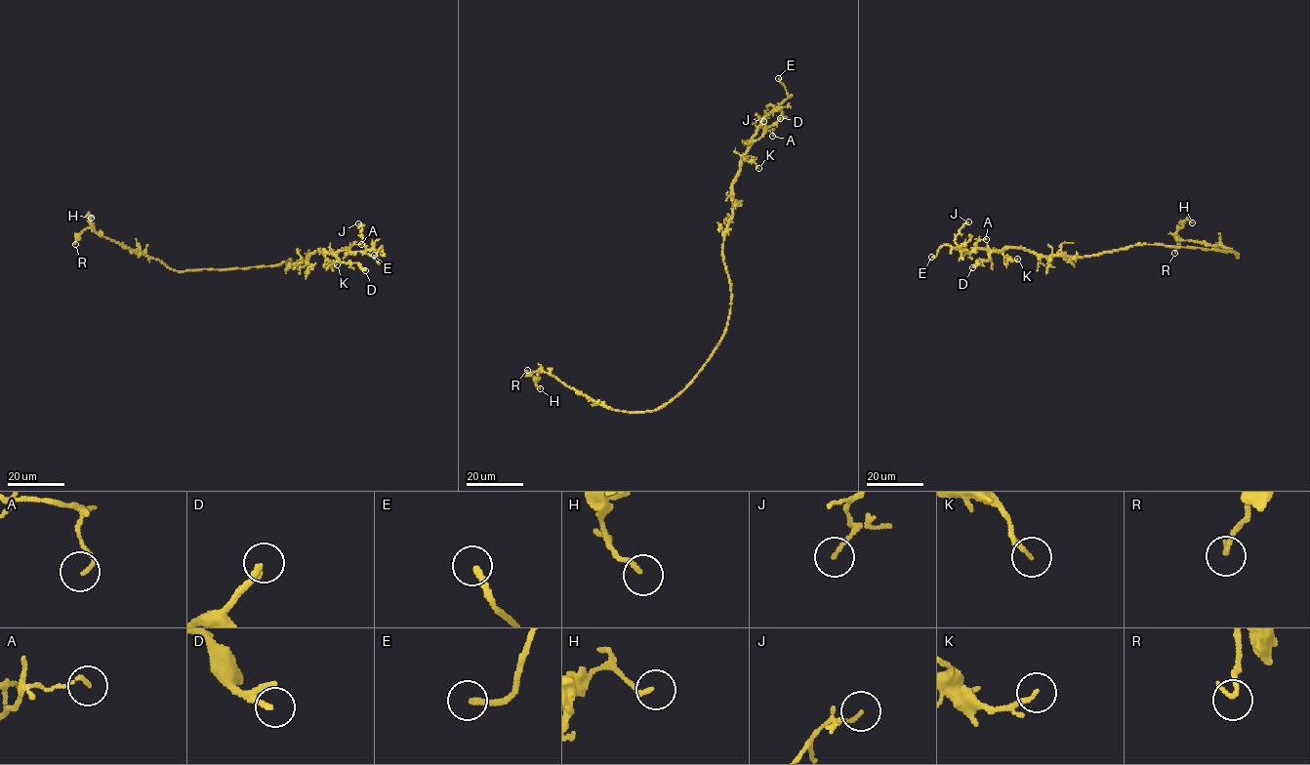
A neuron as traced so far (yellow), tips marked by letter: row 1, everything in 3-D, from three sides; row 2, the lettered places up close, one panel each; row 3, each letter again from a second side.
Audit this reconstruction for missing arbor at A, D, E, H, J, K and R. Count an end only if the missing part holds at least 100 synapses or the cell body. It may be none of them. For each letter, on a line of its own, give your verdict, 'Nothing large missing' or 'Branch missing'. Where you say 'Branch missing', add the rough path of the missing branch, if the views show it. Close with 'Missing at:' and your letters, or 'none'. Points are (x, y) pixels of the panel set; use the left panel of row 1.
A: Nothing large missing
D: Nothing large missing
E: Branch missing. Course of what is missing: (374, 255), (368, 255), (360, 246), (339, 240), (325, 225), (286, 208), (286, 204)
H: Nothing large missing
J: Nothing large missing
K: Nothing large missing
R: Nothing large missing
Missing at: E

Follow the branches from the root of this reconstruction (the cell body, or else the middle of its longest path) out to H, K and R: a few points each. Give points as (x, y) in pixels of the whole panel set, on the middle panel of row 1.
H: (728, 316), (724, 335), (702, 369), (656, 410), (629, 413), (607, 408), (541, 371), (536, 382), (540, 388)
K: (728, 316), (730, 288), (722, 248), (724, 230), (732, 212), (732, 187), (743, 157), (758, 168)
R: (728, 316), (724, 335), (702, 369), (682, 390), (654, 410), (629, 413), (607, 408), (552, 375), (527, 370)

